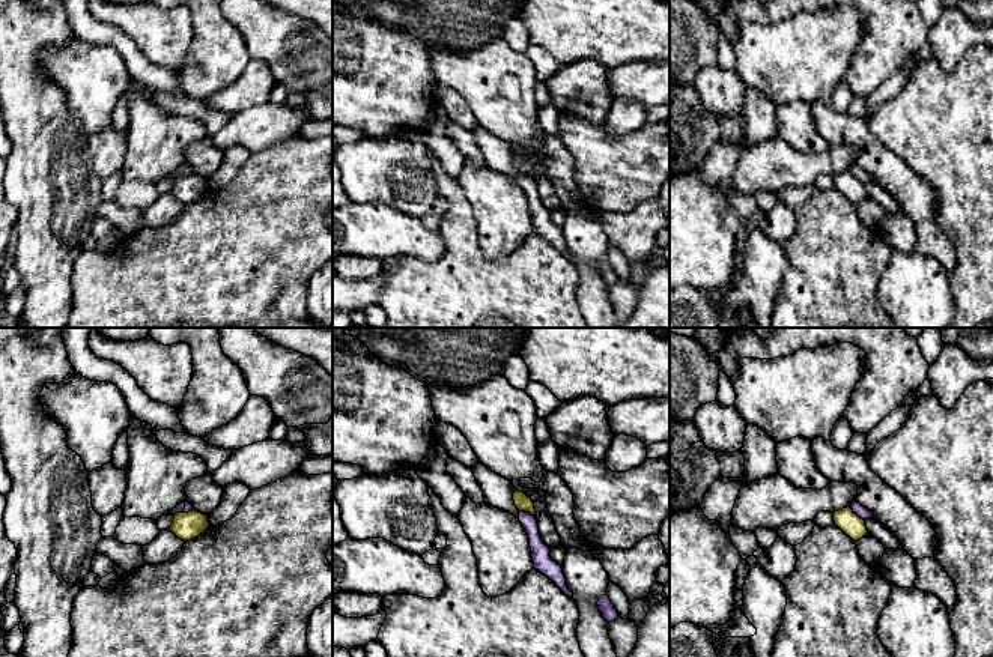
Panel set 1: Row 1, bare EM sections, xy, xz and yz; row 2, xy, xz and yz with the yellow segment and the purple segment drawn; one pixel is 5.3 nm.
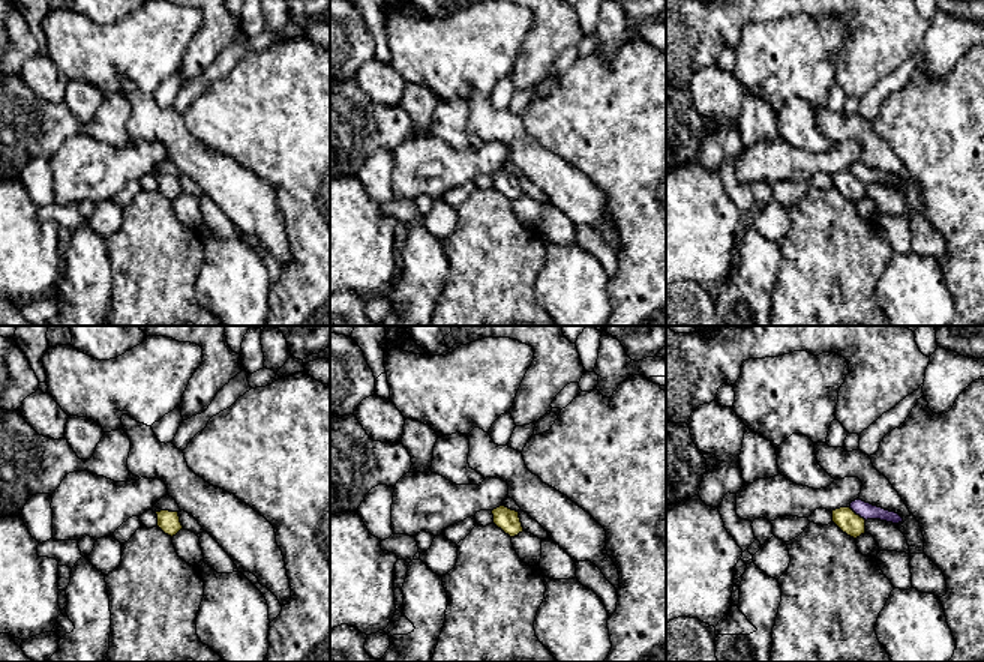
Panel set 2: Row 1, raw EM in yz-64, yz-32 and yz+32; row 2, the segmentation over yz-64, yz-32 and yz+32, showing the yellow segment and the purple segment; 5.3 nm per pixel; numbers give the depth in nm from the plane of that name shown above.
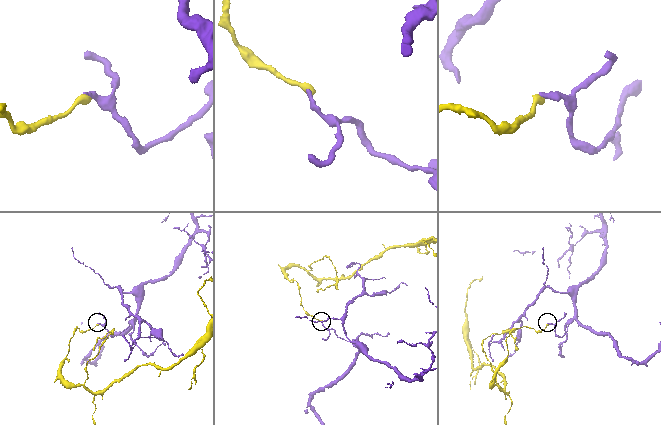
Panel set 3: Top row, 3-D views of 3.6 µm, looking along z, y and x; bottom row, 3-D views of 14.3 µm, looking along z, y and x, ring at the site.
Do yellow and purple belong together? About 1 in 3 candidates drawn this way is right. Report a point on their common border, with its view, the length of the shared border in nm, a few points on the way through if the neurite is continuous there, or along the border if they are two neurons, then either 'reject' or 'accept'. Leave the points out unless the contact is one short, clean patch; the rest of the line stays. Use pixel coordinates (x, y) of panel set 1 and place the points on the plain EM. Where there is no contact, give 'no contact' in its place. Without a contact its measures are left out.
meets yellow in yz at (856, 178); contact 120 nm long; border along yz (849, 170), (864, 184); reject

